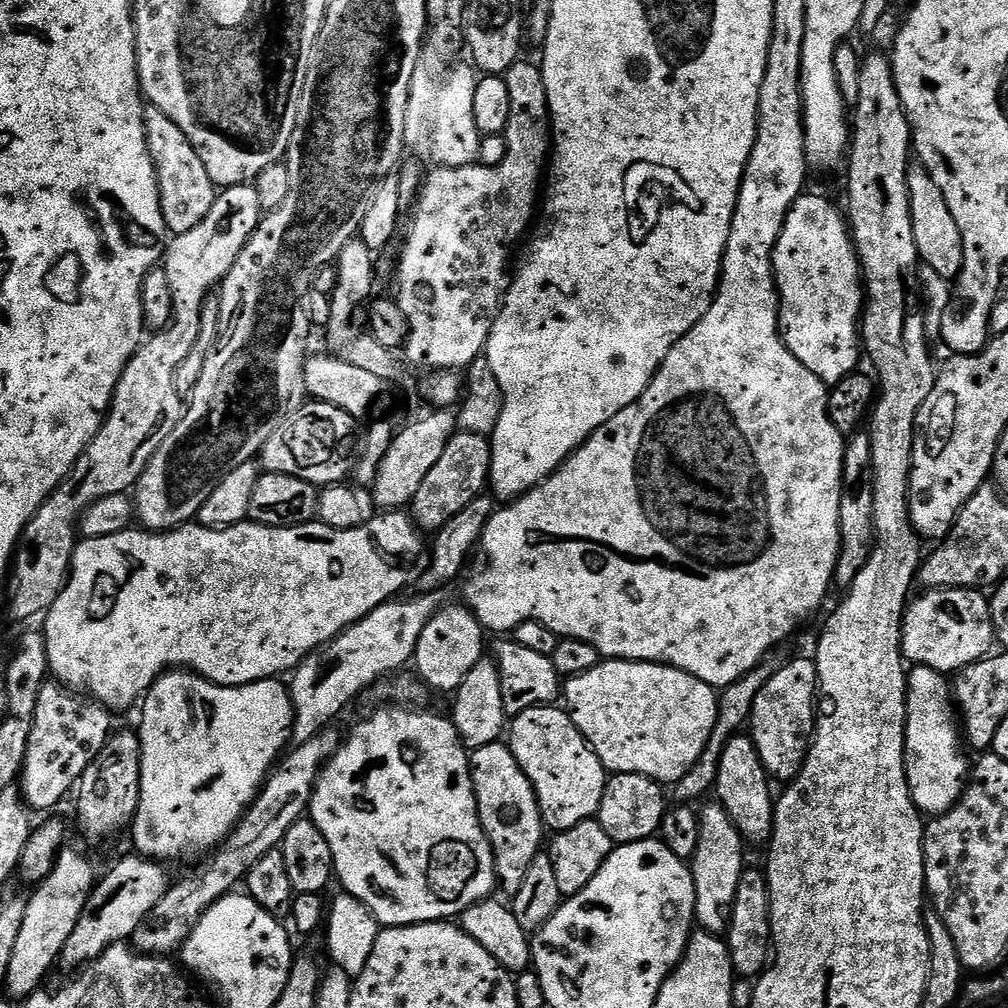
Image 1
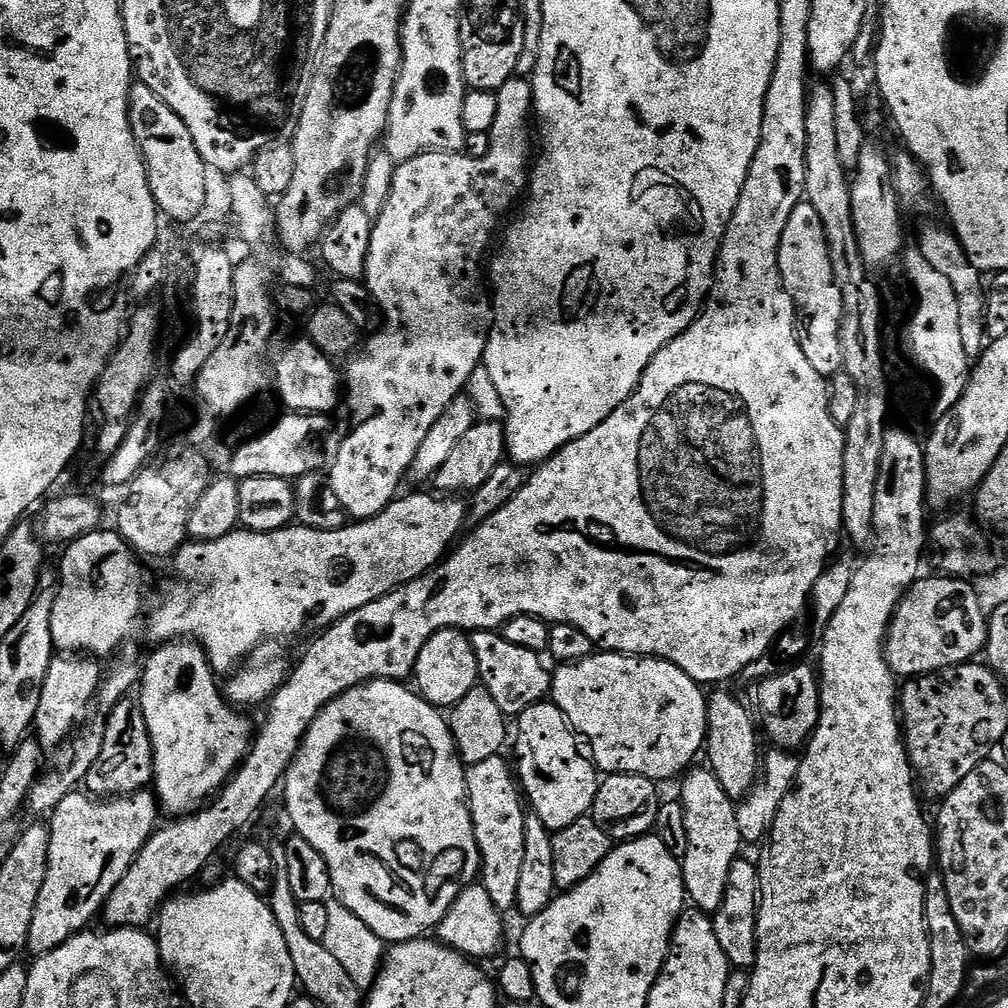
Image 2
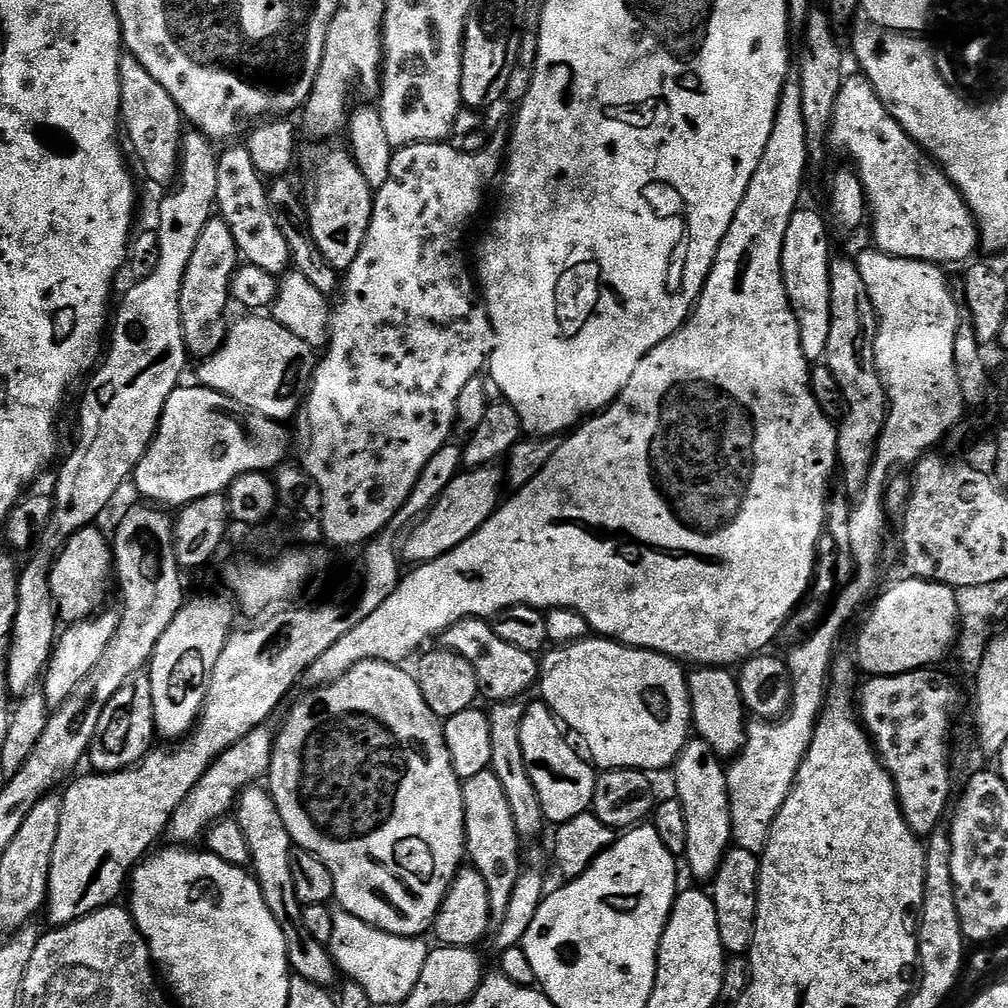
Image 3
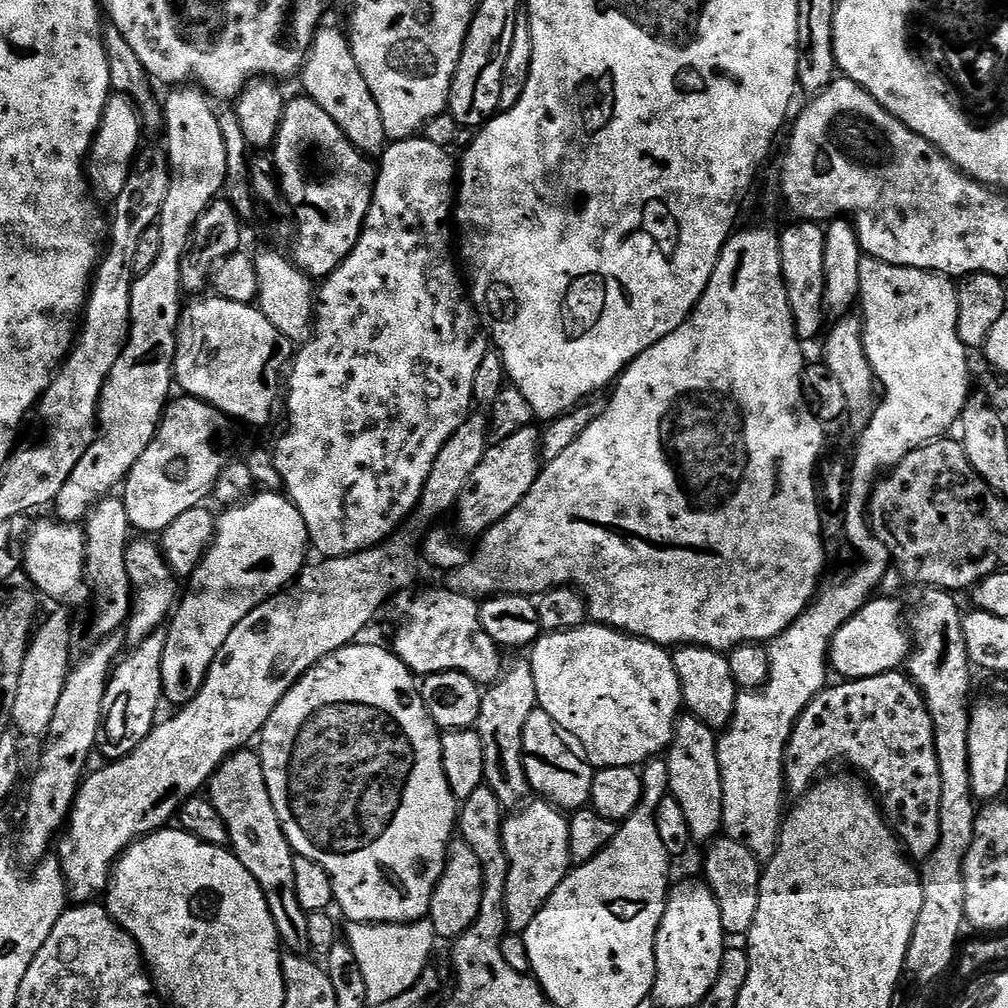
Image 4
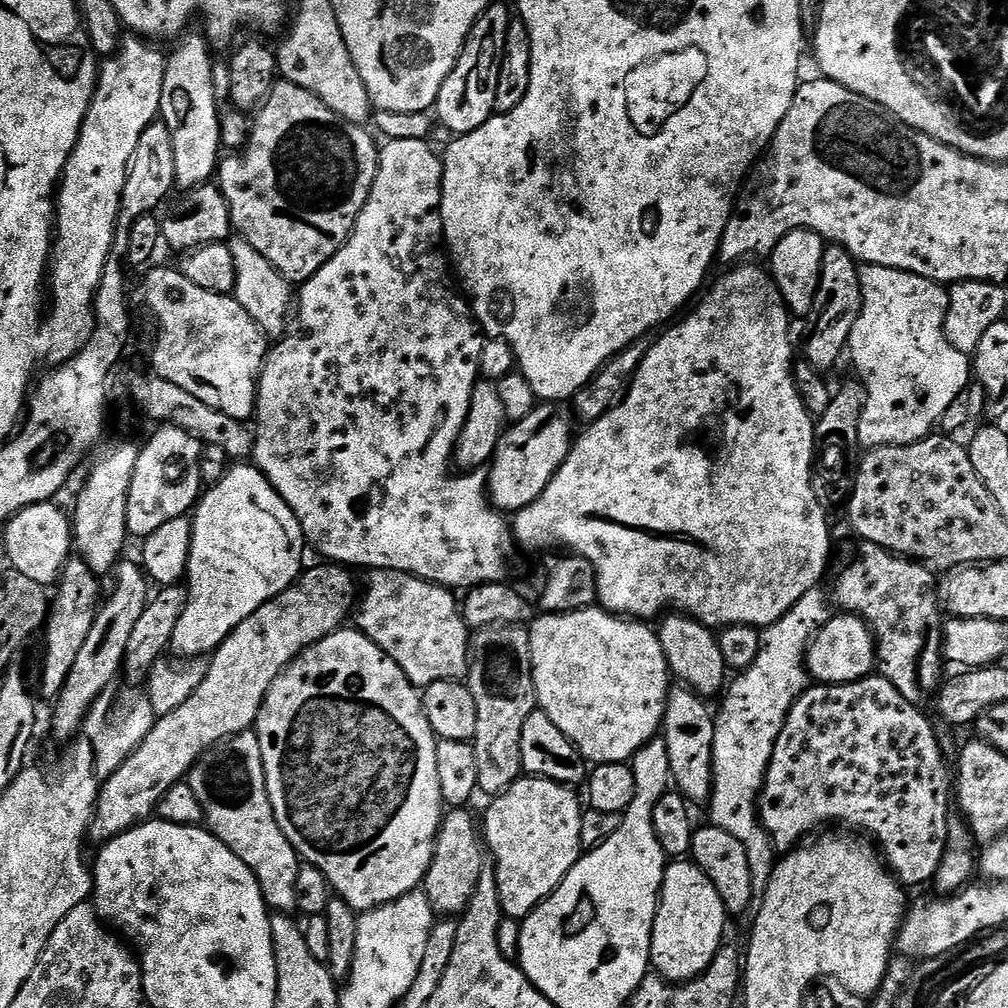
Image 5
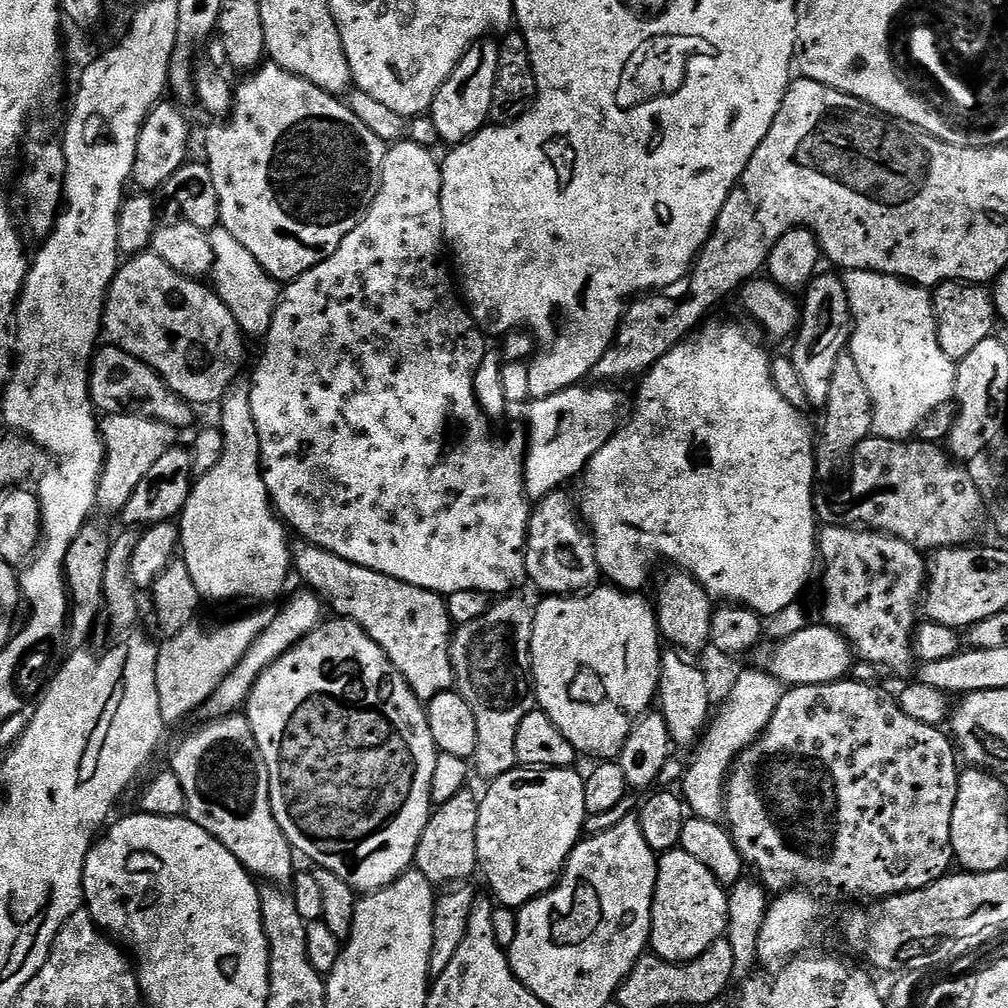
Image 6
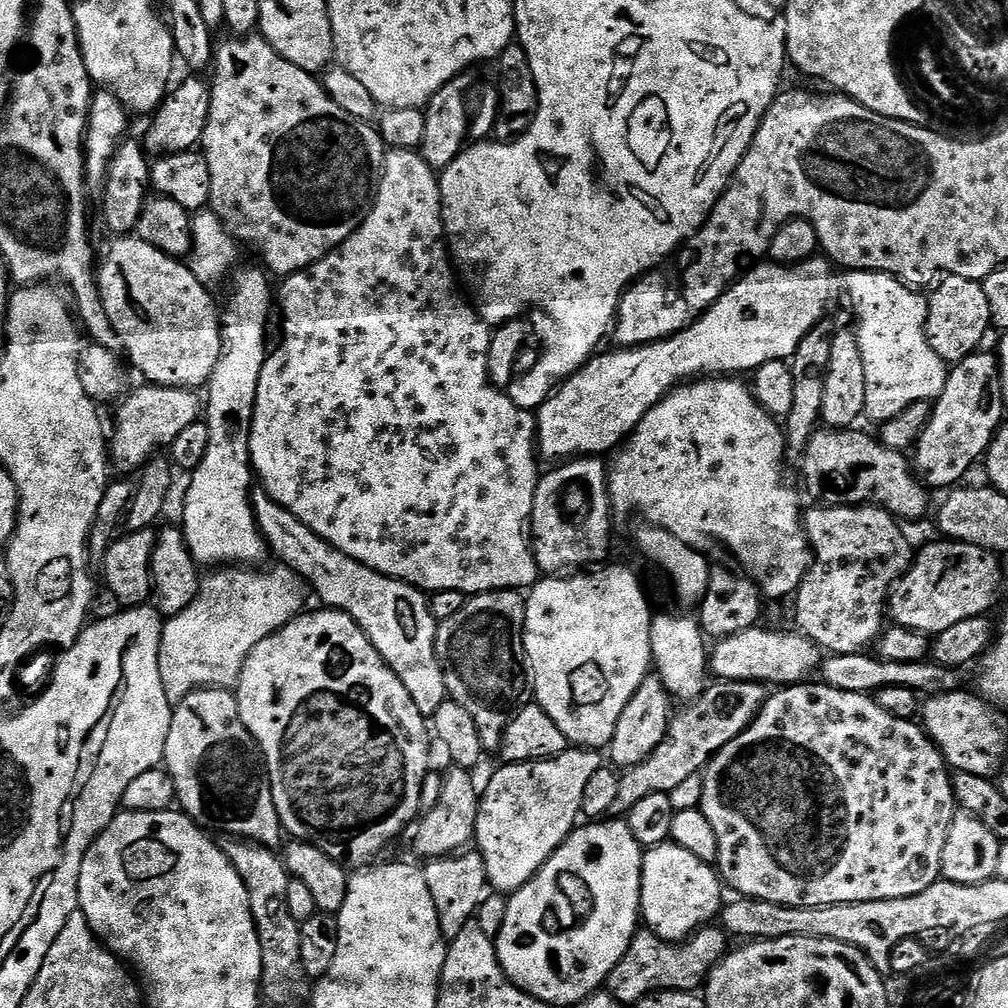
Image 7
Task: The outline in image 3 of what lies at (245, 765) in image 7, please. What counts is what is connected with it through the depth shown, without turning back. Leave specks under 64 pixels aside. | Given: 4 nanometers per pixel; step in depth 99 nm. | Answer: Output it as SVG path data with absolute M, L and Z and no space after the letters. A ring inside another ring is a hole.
M251 786L244 789L234 805L234 818L242 834L246 834L246 846L250 846L252 859L250 868L260 883L262 898L266 898L266 906L270 906L270 914L274 914L274 922L282 926L289 969L295 975L306 978L306 982L314 982L318 986L331 989L337 983L336 962L332 959L331 951L325 945L319 944L306 931L306 925L302 922L304 905L298 902L294 877L290 875L290 854L294 845L286 830L286 822L282 822L282 814L278 814L278 806L272 800L272 794L267 787Z

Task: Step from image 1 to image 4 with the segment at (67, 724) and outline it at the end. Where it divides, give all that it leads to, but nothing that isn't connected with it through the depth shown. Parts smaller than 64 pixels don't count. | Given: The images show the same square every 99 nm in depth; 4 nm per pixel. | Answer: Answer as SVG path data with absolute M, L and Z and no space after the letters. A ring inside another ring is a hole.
M119 495L107 496L105 500L98 501L83 521L84 541L84 584L92 595L92 632L96 638L111 636L117 630L125 627L129 612L132 611L132 583L126 574L126 549L130 543L130 525L126 518L126 506Z

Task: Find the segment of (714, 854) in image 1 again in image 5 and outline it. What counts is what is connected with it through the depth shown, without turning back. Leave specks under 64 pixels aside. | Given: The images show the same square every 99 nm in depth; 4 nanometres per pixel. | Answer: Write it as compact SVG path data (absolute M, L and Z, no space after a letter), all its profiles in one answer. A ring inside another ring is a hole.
M676 686L668 693L662 739L670 754L672 784L685 800L693 805L707 805L712 799L712 759L714 758L714 726L716 717L713 709L708 709L709 701L695 692Z

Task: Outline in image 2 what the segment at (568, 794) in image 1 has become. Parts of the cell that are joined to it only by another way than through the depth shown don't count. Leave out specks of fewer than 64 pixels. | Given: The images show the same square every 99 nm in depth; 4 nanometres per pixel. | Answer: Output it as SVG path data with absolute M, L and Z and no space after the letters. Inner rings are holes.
M541 702L530 706L515 721L514 744L515 740L516 756L520 759L518 780L522 785L523 795L530 805L531 811L548 827L549 832L561 832L566 826L585 819L591 813L592 803L600 785L598 769L585 753L585 757L580 753L580 748L576 745L577 733L562 714L560 707L551 702Z

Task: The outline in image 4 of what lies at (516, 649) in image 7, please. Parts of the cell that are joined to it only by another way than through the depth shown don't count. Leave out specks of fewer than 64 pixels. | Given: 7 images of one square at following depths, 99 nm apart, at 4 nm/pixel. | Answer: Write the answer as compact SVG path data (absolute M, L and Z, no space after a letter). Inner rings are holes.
M527 659L516 660L513 664L511 661L500 673L499 678L483 689L480 697L480 713L474 730L482 738L484 784L490 790L494 790L500 807L505 810L519 809L530 796L524 769L522 730L526 730L526 721L536 707L538 705L534 674Z

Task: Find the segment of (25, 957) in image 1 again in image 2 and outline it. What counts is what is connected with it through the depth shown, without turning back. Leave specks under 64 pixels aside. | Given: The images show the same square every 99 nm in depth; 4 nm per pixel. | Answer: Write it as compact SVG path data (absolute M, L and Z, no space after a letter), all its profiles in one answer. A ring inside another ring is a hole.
M74 790L58 802L50 814L46 878L38 894L38 906L34 906L34 922L30 922L28 952L33 957L62 946L101 915L114 886L122 882L142 846L156 831L159 816L162 812L158 801L148 790L115 798L97 798L87 791Z

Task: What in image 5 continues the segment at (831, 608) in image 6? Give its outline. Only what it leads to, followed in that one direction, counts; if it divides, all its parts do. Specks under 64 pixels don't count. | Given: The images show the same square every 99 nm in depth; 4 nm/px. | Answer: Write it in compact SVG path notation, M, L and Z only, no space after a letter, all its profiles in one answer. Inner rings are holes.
M861 543L859 545L860 547L860 553L857 554L856 557L853 558L852 561L849 562L848 565L845 566L844 568L844 573L841 574L840 576L840 581L837 582L836 584L836 600L835 603L839 605L838 603L841 604L843 611L848 614L855 614L860 617L861 620L865 622L870 622L870 627L872 629L872 635L876 641L876 659L878 661L878 672L879 675L882 675L887 678L888 681L891 682L892 685L898 690L898 694L902 694L902 698L906 698L908 701L911 702L911 704L917 705L917 706L924 706L924 703L931 701L933 697L935 697L941 683L942 683L942 677L945 675L944 668L946 669L946 661L944 659L944 626L942 623L942 615L940 616L940 608L942 612L942 596L941 593L938 591L938 584L936 588L936 576L937 573L933 571L933 569L929 568L928 565L926 564L921 564L920 561L918 560L909 560L907 556L898 556L894 552L888 552L886 551L885 548L879 548L876 544L866 544L866 543Z

